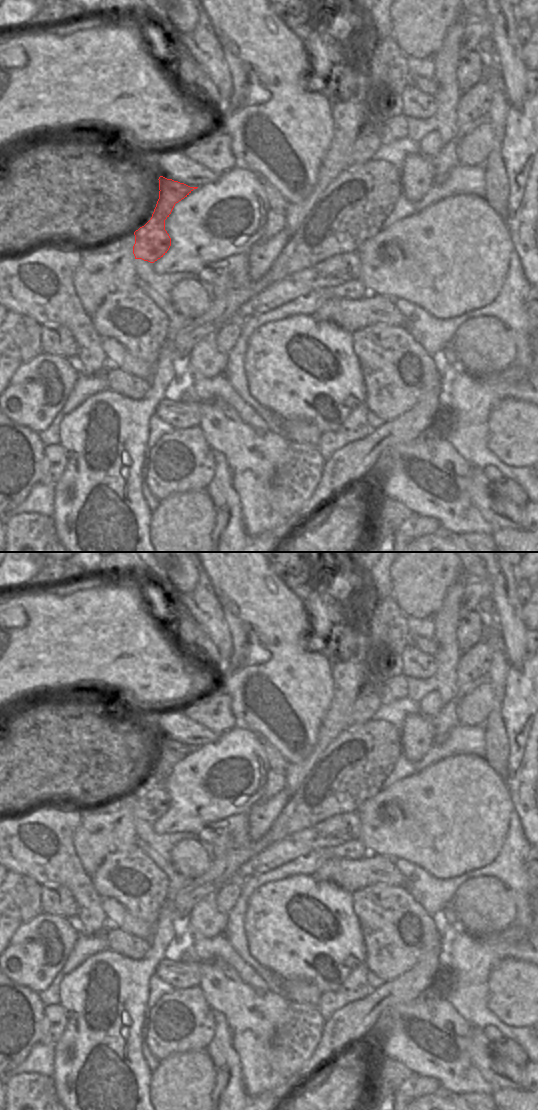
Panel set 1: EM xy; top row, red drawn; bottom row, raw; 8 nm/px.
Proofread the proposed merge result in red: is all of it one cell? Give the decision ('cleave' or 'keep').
cleave

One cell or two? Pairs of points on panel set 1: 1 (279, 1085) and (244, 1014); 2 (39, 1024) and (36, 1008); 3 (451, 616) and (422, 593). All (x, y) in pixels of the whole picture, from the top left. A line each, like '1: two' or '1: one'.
1: one
2: one
3: two

